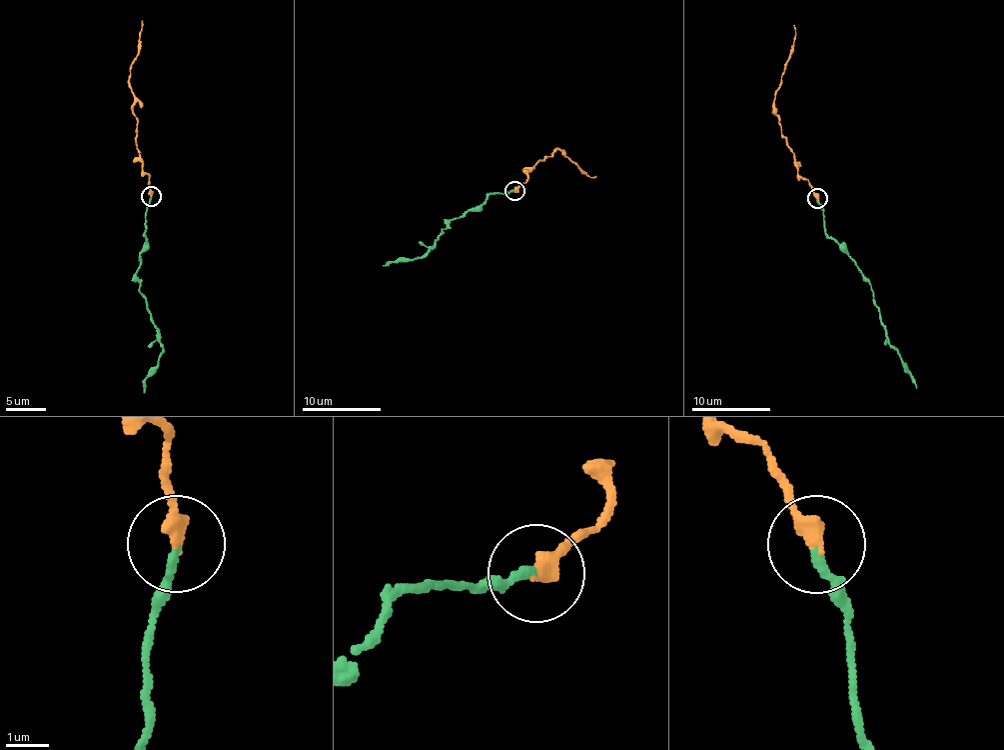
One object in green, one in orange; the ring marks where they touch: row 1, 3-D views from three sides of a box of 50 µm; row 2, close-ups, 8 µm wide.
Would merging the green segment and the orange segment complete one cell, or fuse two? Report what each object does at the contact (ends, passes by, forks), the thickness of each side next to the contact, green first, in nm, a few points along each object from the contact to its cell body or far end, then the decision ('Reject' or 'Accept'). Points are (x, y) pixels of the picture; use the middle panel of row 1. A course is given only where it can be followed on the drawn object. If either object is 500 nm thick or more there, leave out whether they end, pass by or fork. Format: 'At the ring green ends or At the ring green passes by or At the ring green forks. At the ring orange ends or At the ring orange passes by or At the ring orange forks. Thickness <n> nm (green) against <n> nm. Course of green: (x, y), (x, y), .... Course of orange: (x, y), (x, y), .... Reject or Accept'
At the ring green ends. At the ring orange ends. Thickness 180 nm (green) against 360 nm. Course of green: (514, 191), (493, 193), (451, 221), (426, 254), (383, 266). Course of orange: (514, 191), (526, 180), (527, 171), (531, 171), (533, 166), (557, 149), (564, 150), (586, 175), (595, 176). Accept

